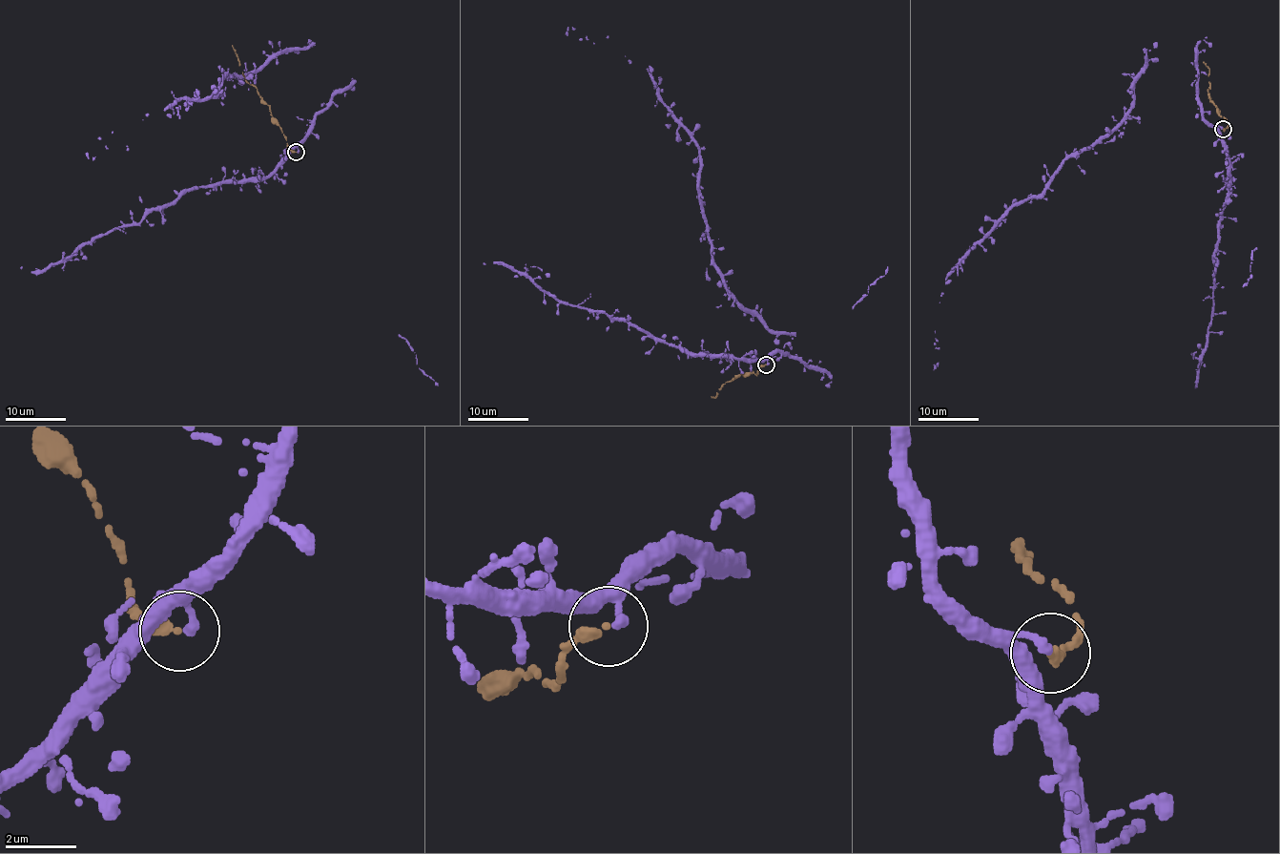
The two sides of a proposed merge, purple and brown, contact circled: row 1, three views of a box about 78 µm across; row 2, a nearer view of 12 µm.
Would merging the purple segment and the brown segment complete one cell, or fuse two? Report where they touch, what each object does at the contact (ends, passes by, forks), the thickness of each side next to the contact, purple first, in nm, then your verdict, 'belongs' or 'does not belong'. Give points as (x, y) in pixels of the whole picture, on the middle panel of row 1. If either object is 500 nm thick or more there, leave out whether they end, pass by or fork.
at (766, 364); purple ends there; brown ends there; 260 nm thick on the purple side, 280 nm on the other; belongs

